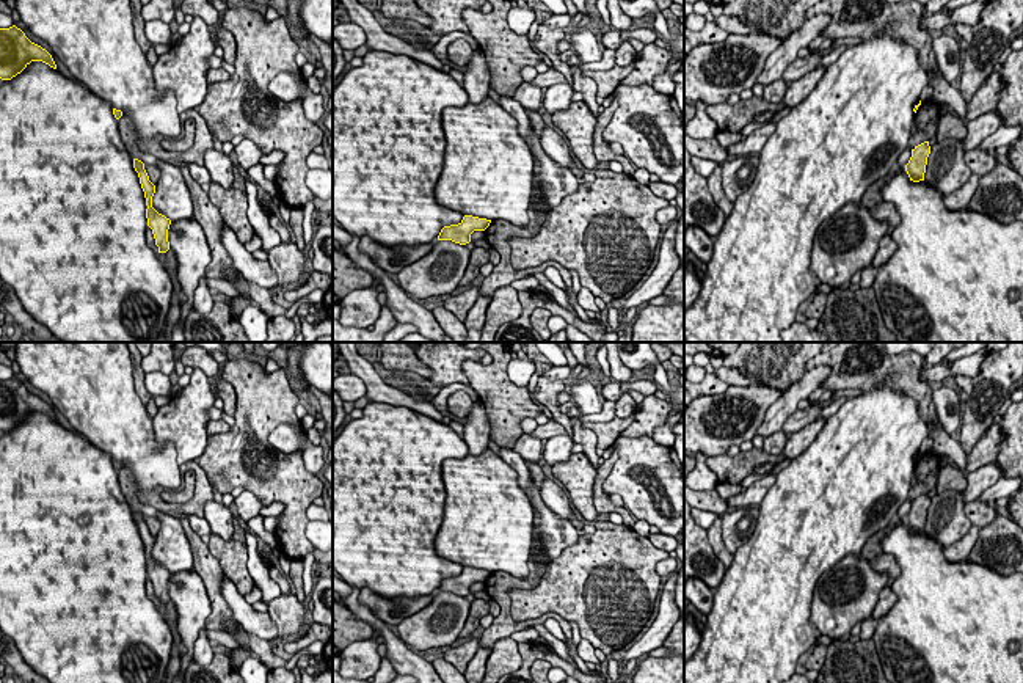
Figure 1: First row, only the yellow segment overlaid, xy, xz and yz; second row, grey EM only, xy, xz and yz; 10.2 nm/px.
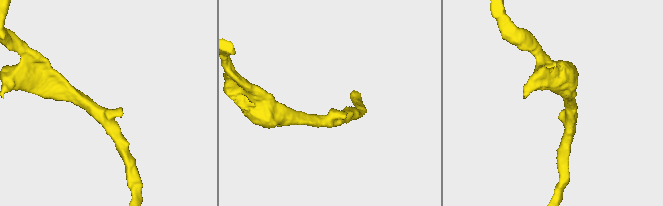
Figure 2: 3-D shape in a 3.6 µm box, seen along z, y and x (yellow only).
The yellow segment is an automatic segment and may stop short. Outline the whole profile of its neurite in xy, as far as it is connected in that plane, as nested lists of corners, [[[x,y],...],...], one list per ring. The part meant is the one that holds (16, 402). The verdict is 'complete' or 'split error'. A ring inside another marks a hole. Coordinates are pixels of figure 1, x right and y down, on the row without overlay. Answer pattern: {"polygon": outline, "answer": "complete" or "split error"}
{"polygon": [[[0,380],[0,430],[11,432],[31,413],[42,413],[56,421],[52,407],[31,394],[20,380]]], "answer": "complete"}

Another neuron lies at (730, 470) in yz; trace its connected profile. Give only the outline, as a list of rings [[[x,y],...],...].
[[[752,447],[748,452],[739,452],[734,457],[720,454],[706,457],[708,468],[717,474],[719,484],[741,485],[753,471],[766,463],[781,463],[783,455],[770,455],[763,449]]]

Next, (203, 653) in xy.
[[[202,628],[198,639],[193,645],[193,661],[199,666],[207,666],[213,659],[213,644],[209,642],[207,633],[209,630]]]

